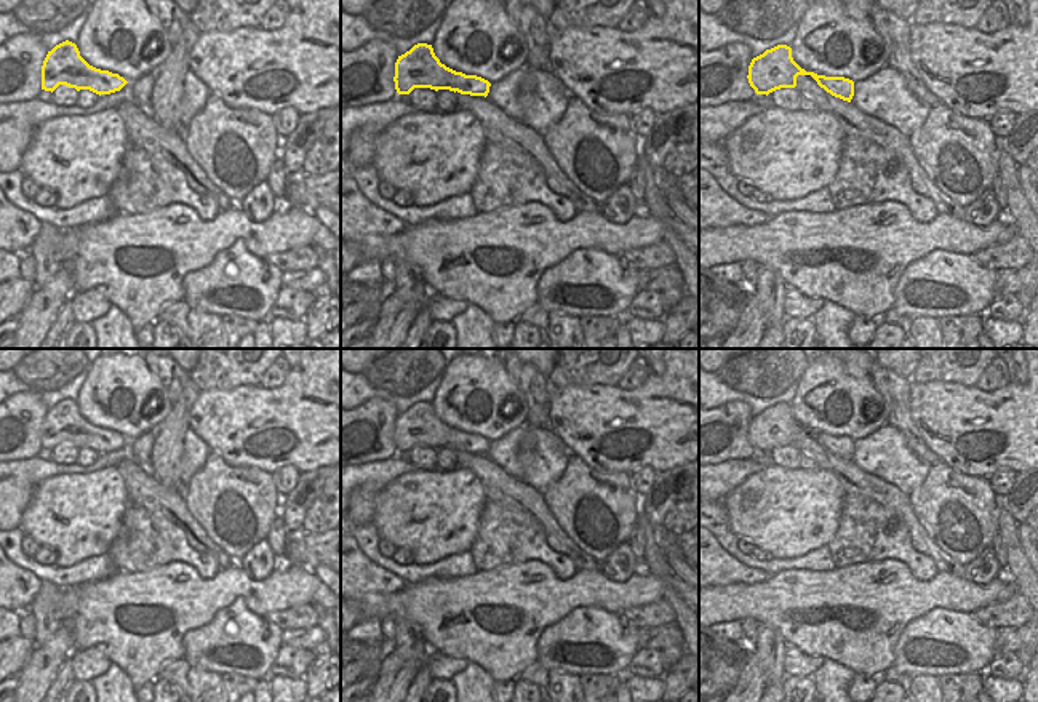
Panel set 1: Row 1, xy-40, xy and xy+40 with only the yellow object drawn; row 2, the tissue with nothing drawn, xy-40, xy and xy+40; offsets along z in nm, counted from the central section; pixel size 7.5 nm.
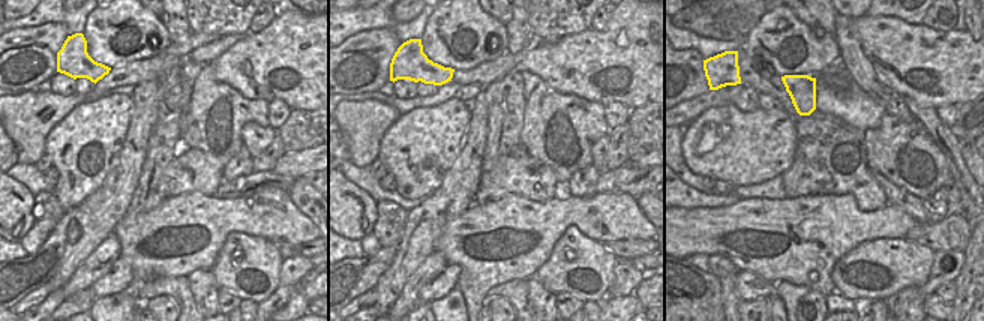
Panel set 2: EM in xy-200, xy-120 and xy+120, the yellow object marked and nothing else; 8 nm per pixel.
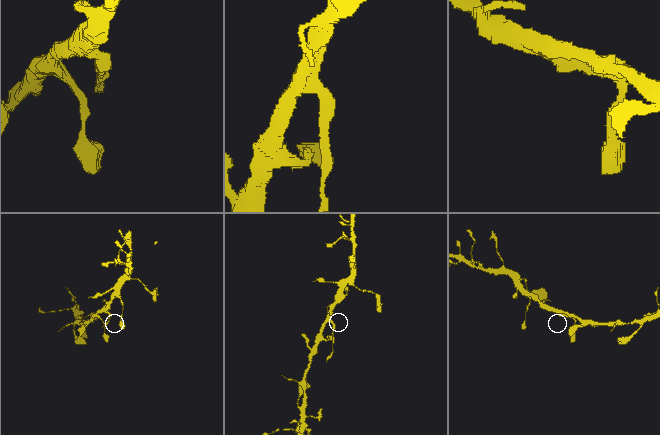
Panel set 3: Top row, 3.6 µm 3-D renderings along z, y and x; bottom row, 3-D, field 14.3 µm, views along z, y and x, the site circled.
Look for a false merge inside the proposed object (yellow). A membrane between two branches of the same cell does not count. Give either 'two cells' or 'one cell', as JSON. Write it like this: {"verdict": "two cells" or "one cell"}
{"verdict": "two cells"}

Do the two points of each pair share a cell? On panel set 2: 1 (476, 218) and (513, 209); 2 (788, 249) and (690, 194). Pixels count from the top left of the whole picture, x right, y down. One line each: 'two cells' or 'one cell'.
1: one cell
2: two cells

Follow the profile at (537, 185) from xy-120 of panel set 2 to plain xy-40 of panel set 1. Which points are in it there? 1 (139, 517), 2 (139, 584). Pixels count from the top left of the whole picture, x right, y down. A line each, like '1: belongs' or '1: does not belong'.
1: belongs
2: does not belong

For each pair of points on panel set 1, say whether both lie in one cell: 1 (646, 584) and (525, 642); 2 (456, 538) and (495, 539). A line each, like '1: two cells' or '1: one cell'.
1: one cell
2: two cells

